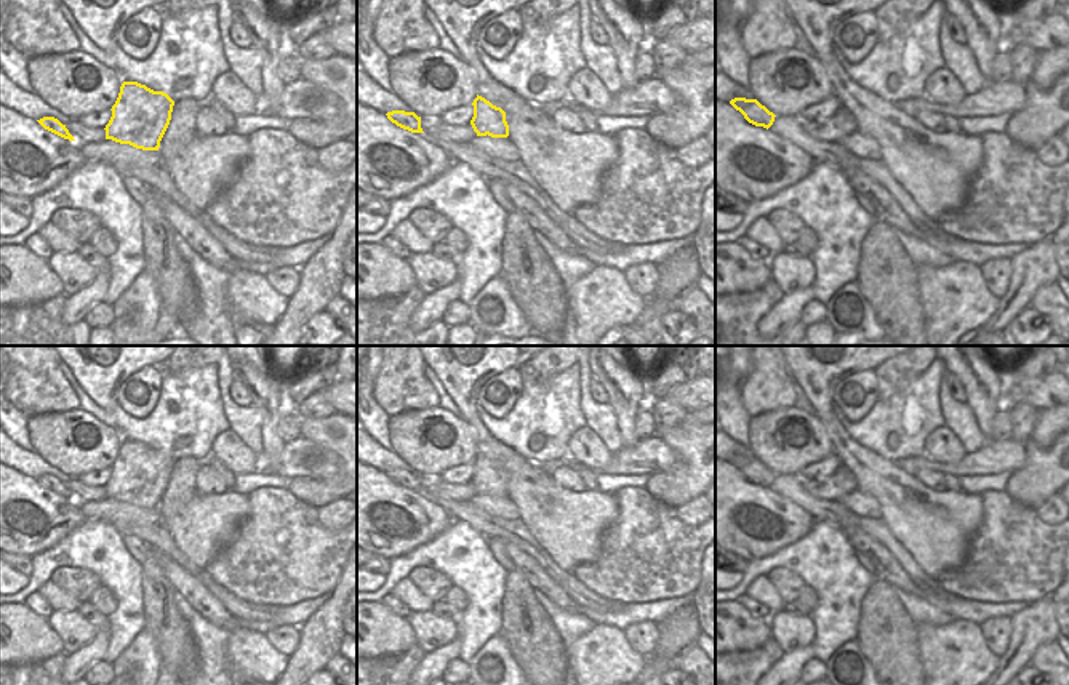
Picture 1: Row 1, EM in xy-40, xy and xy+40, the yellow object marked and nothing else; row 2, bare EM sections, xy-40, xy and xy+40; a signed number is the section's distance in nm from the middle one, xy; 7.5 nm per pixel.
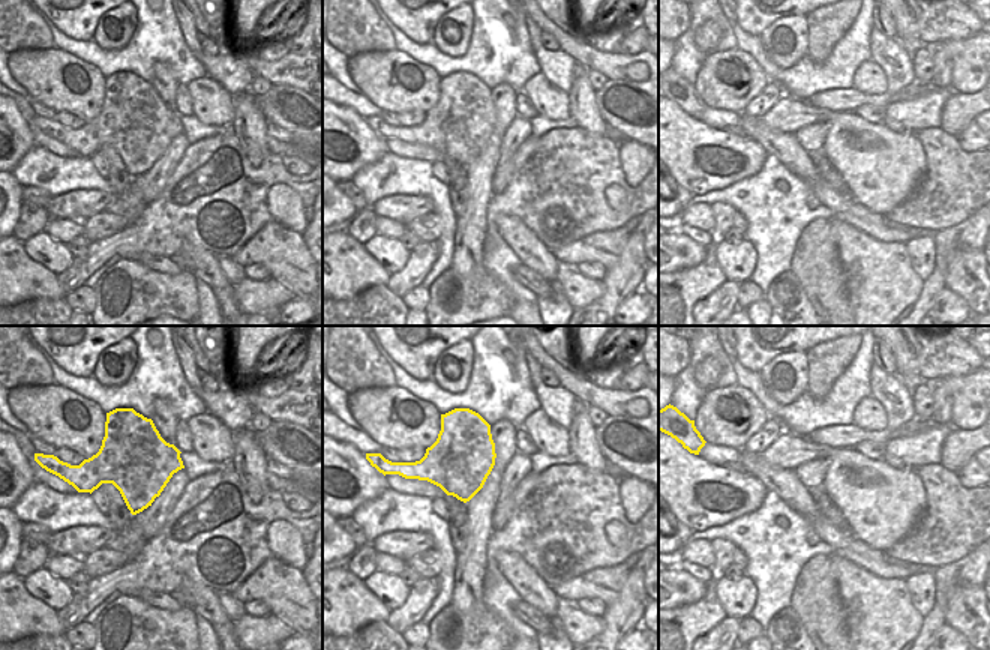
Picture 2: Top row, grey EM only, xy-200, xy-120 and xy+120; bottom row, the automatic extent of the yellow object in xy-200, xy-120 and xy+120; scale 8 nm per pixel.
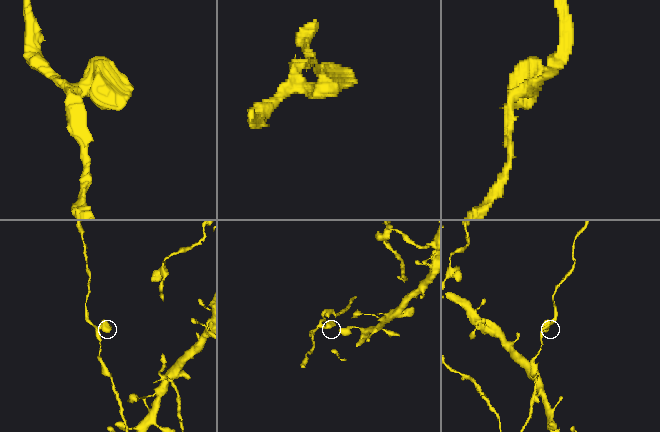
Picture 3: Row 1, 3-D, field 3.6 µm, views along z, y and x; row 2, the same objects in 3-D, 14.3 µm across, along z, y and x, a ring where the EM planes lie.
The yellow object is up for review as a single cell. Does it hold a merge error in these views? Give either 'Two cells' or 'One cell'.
Two cells

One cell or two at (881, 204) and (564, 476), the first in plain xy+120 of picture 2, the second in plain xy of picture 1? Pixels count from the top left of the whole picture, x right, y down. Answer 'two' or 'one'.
two

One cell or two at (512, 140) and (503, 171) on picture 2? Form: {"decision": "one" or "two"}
{"decision": "two"}

